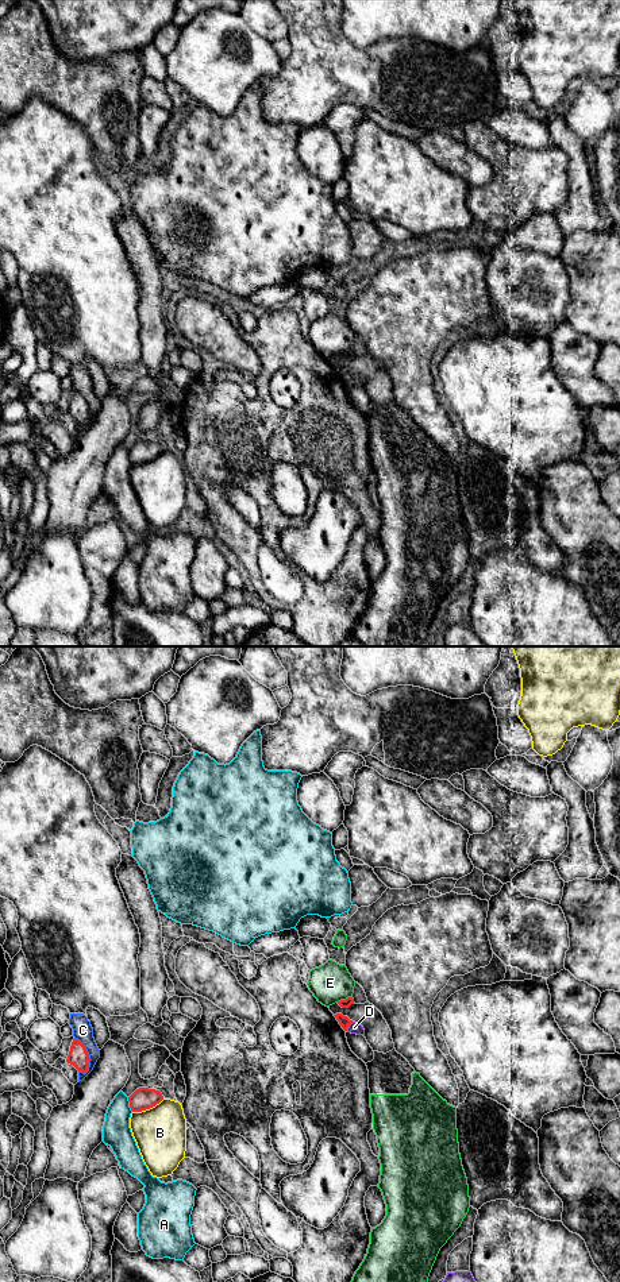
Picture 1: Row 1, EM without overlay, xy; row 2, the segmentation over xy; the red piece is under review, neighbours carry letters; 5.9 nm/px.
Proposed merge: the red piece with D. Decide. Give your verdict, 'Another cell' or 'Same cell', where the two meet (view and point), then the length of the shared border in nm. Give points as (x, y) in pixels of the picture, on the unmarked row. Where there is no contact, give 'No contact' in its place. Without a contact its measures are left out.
Same cell. Touches red at xy (349, 377). Shared border 70 nm

